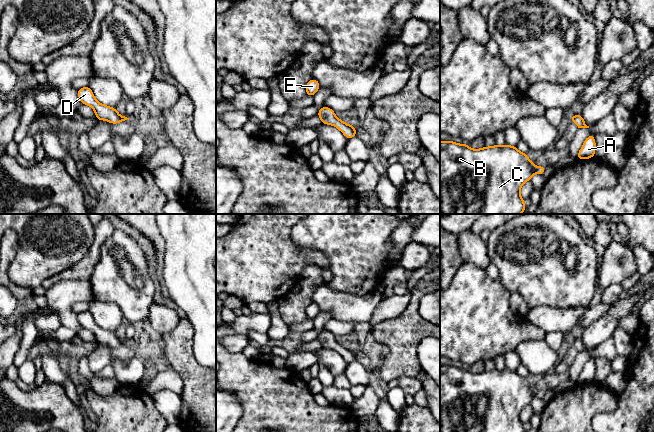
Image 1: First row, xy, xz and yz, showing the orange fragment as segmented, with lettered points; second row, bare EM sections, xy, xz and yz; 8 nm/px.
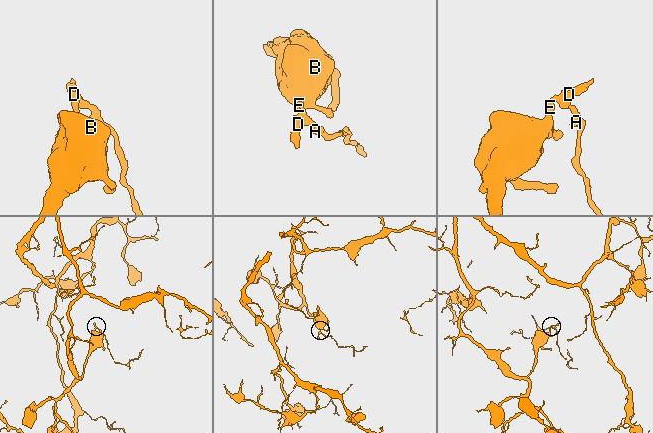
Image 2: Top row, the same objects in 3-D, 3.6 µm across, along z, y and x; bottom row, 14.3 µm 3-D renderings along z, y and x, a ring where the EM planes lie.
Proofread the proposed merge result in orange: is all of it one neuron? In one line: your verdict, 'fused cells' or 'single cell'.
single cell

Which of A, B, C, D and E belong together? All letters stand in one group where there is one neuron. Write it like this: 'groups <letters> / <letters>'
groups A B C D E

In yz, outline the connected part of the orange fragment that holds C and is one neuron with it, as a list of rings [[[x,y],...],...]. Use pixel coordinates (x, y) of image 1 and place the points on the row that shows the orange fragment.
[[[453,141],[440,142],[440,214],[521,214],[526,210],[520,195],[521,186],[529,181],[533,174],[543,175],[546,166],[535,167],[526,153],[515,146],[493,145],[478,150]]]

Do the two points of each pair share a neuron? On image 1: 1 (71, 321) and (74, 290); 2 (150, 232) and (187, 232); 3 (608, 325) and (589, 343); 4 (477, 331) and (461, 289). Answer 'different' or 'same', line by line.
1: same
2: different
3: same
4: same

